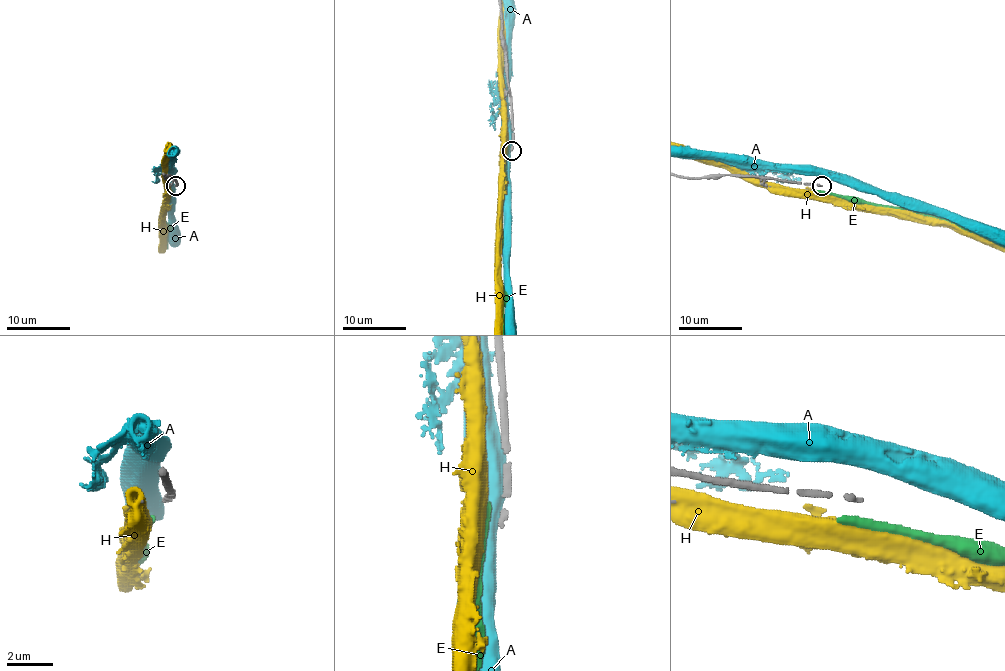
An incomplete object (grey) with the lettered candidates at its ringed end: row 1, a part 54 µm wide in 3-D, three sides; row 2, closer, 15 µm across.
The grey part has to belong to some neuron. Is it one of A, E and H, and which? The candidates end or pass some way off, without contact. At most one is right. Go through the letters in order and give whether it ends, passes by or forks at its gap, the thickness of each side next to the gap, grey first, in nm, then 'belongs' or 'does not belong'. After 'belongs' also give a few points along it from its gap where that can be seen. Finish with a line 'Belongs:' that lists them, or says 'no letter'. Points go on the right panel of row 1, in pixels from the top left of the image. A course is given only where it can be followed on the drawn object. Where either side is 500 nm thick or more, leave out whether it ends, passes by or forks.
A: calibres 240 and 750 nm; does not belong
E: it ends; calibres 240 and 440 nm; does not belong
H: calibres 240 and 700 nm; does not belong
Belongs: no letter

